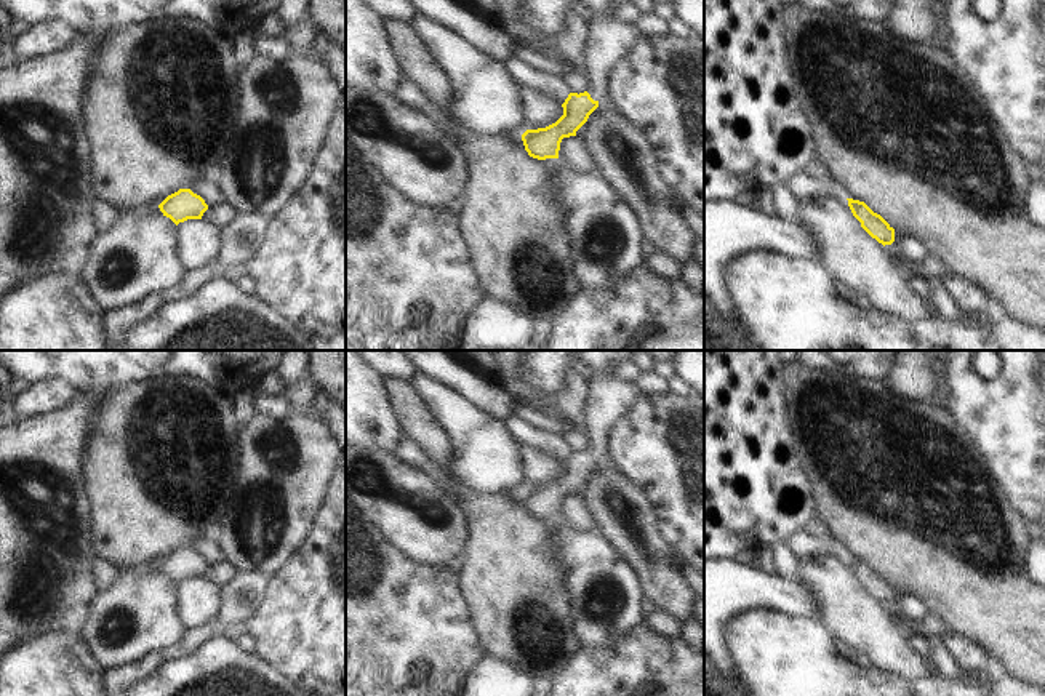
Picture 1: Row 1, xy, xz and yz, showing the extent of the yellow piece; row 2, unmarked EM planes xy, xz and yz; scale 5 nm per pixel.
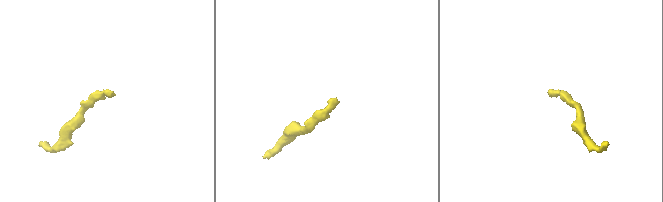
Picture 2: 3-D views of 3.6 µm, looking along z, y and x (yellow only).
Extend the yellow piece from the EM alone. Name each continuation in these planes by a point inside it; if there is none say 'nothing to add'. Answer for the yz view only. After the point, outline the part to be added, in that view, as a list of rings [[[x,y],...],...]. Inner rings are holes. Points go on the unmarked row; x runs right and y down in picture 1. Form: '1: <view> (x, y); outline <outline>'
nothing to add

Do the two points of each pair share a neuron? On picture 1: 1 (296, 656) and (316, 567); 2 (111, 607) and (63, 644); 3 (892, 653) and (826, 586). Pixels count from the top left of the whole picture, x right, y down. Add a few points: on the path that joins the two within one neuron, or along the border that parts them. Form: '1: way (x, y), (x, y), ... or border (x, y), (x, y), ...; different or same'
1: way (316, 634), (316, 589); same
2: border (79, 634), (84, 648), (98, 666); different
3: way (877, 637), (842, 602); same

